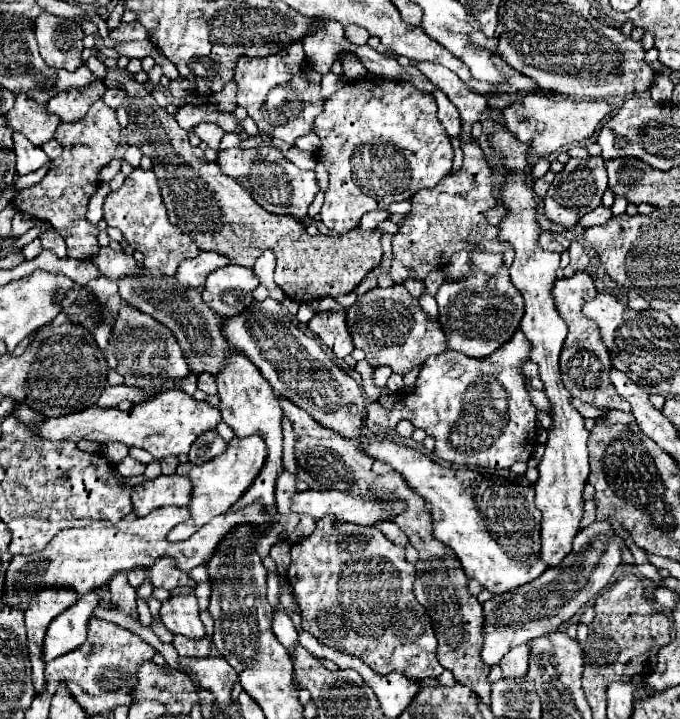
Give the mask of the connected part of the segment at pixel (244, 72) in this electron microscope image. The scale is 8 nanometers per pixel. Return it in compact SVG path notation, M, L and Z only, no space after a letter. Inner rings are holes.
M292 43L270 57L240 57L234 69L234 81L238 83L238 105L248 111L262 133L270 133L288 145L294 145L298 137L310 133L316 115L324 109L320 79L322 75L316 73L306 61L302 43Z

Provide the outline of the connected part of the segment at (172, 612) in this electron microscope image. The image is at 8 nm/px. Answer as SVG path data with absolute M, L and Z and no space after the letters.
M178 595L162 603L162 623L176 635L188 639L202 639L206 635L204 625L198 617L198 601L194 595Z

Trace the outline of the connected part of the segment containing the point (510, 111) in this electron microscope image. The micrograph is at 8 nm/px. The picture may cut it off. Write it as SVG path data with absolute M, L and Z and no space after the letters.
M530 93L524 97L522 103L514 103L512 107L504 109L506 127L518 135L522 143L532 145L532 153L538 157L548 157L558 147L568 143L580 143L594 135L598 123L612 113L612 107L606 101L576 101L568 97L546 97L538 93Z

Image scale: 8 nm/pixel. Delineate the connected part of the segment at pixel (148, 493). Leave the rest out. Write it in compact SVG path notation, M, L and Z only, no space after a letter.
M176 473L142 481L134 485L132 503L134 503L134 513L138 517L148 515L150 511L162 505L176 505L176 507L188 505L190 481L186 481L186 477L178 477Z

